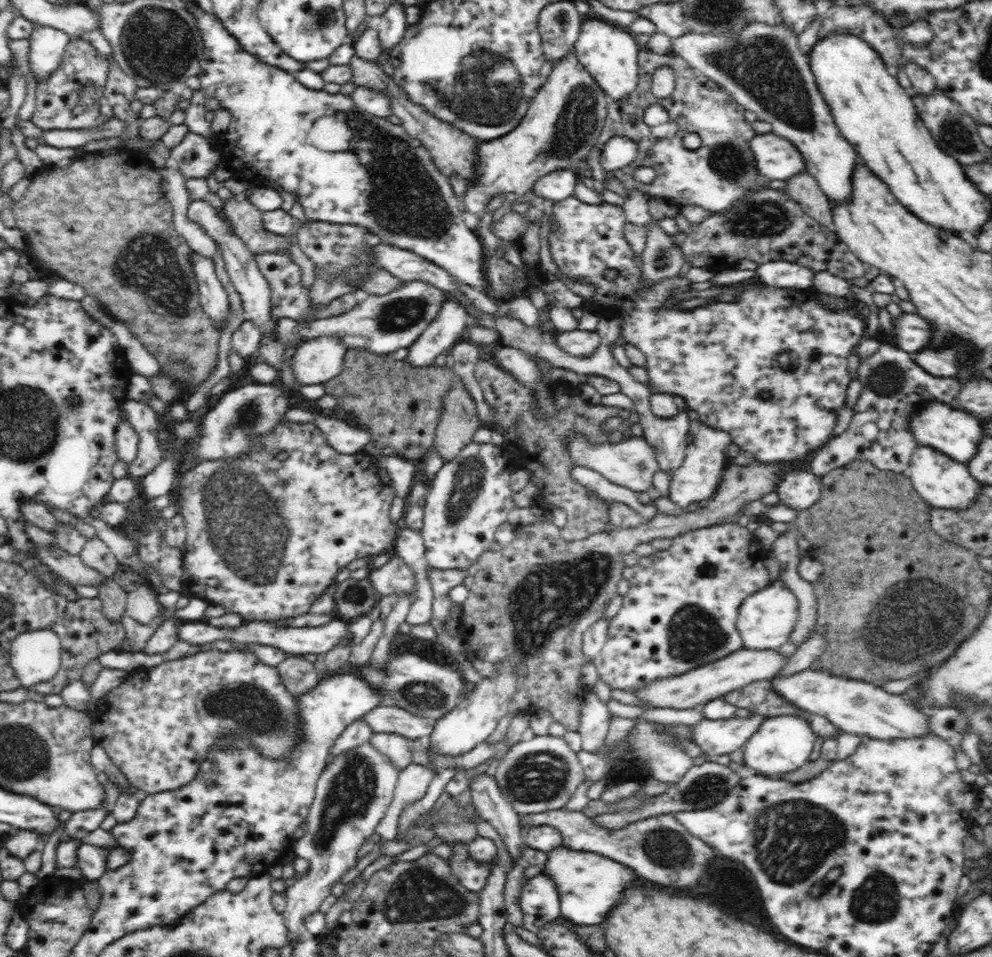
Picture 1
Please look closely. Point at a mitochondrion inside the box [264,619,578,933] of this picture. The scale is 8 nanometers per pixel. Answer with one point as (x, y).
(418, 895)

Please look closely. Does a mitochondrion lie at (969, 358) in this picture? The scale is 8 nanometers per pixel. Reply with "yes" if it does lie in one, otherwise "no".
yes

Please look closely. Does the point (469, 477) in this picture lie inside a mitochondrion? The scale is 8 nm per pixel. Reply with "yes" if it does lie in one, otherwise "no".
yes

